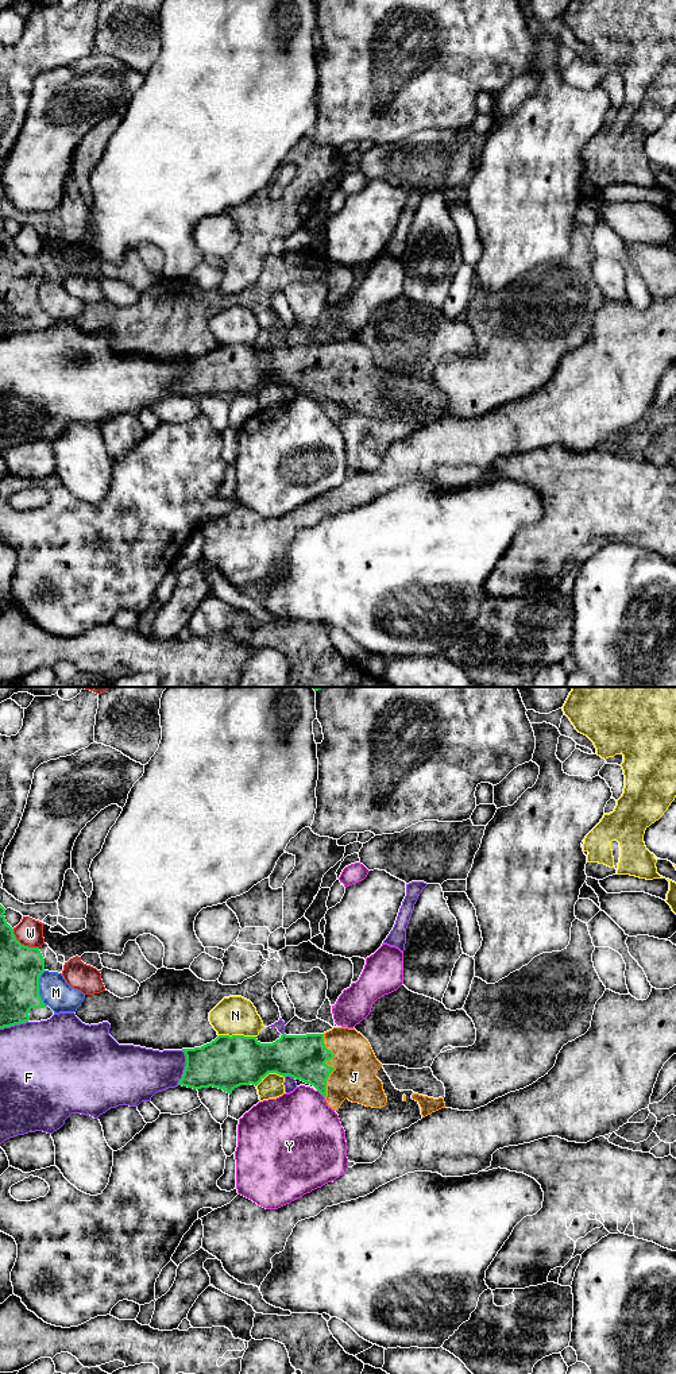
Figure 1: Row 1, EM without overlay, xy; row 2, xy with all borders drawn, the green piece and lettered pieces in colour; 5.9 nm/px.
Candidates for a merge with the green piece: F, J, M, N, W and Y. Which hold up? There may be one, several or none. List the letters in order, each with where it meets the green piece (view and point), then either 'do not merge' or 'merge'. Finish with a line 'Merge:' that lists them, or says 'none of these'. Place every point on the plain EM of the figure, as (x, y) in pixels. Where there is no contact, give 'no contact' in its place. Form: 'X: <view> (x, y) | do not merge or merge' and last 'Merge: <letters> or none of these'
F: xy (185, 377) | do not merge
J: xy (327, 374) | merge
M: xy (38, 297) | do not merge
N: xy (238, 344) | do not merge
W: xy (23, 254) | do not merge
Y: xy (320, 401) | do not merge
Merge: J

